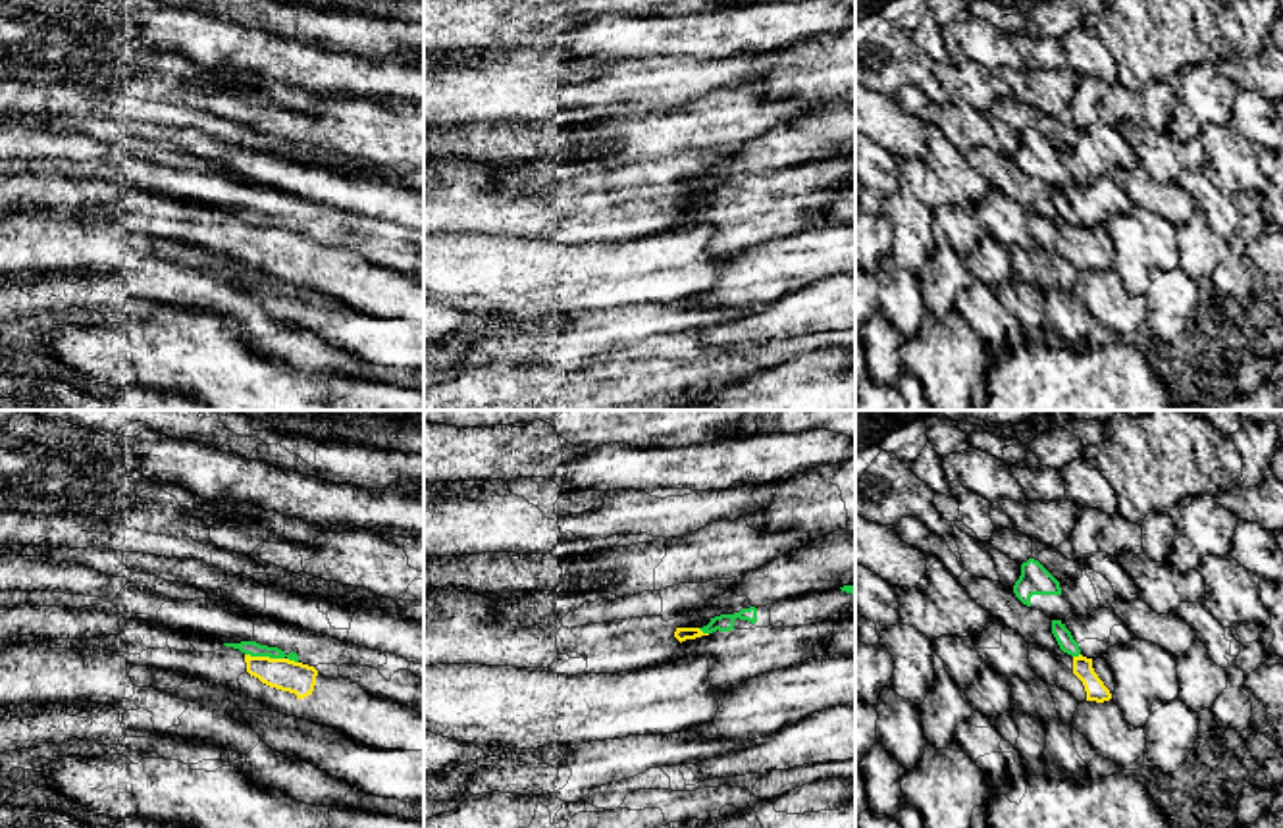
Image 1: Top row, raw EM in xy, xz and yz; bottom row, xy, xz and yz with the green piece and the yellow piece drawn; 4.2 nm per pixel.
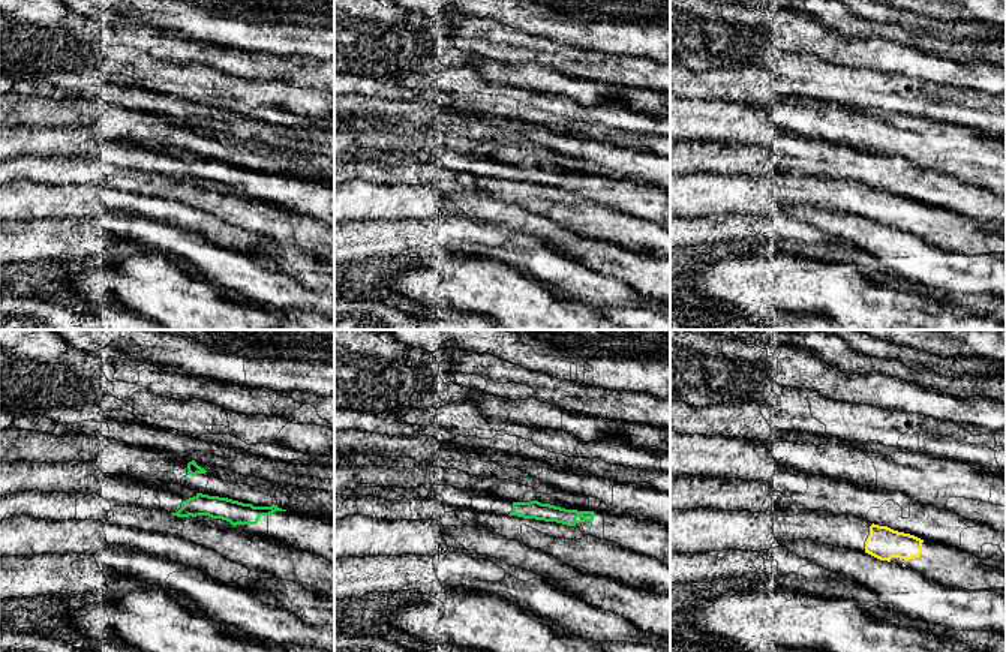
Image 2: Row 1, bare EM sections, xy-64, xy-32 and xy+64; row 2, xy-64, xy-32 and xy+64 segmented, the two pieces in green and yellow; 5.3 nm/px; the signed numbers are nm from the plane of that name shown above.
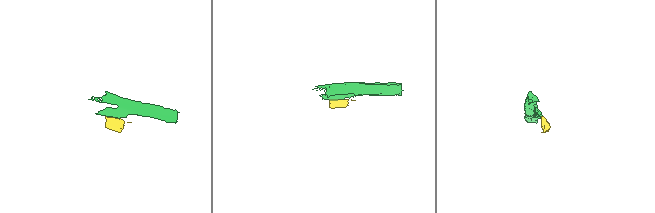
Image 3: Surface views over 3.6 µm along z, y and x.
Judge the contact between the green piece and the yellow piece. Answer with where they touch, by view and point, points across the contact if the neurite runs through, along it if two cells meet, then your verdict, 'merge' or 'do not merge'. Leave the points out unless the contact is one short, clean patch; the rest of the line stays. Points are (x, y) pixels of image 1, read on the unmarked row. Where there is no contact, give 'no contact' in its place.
contact xy (264, 224); border xy (245, 222), (284, 228); do not merge

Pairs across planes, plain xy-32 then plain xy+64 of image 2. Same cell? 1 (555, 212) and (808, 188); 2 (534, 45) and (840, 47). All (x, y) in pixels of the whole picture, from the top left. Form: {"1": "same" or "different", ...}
{"1": "same", "2": "same"}

